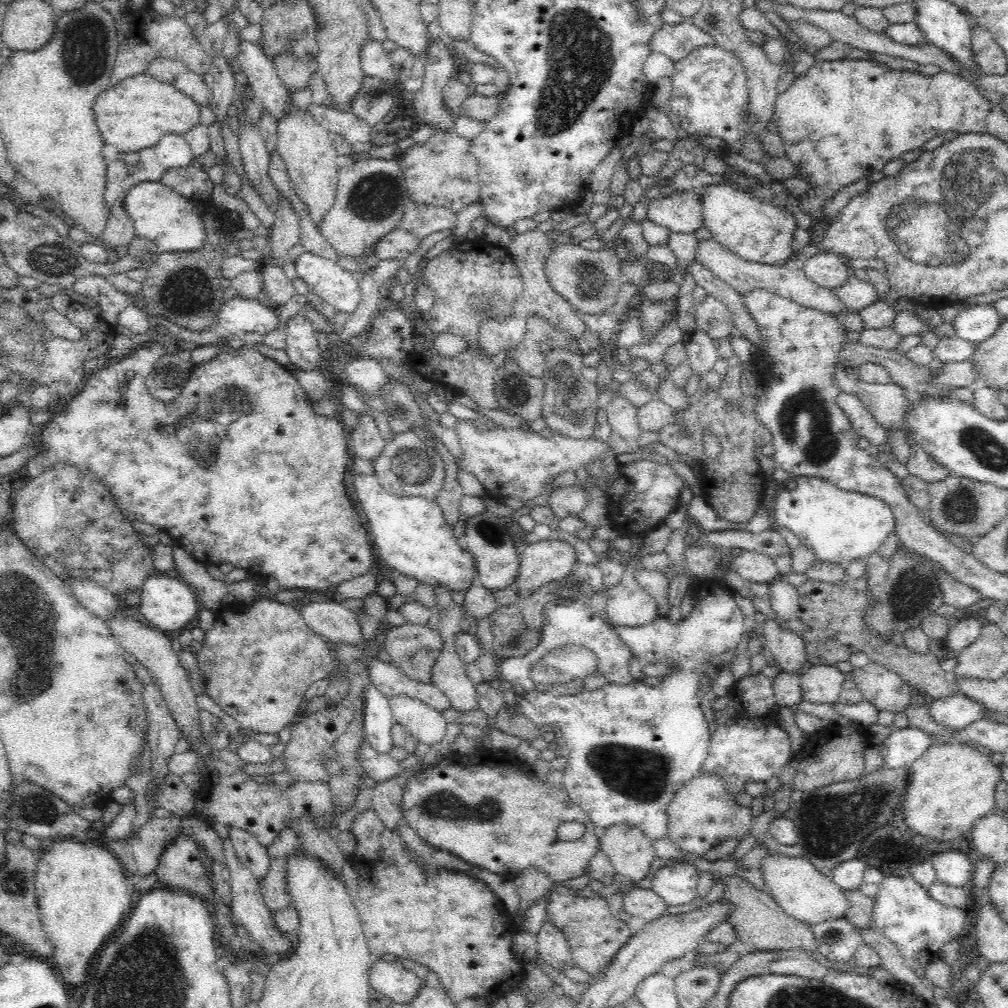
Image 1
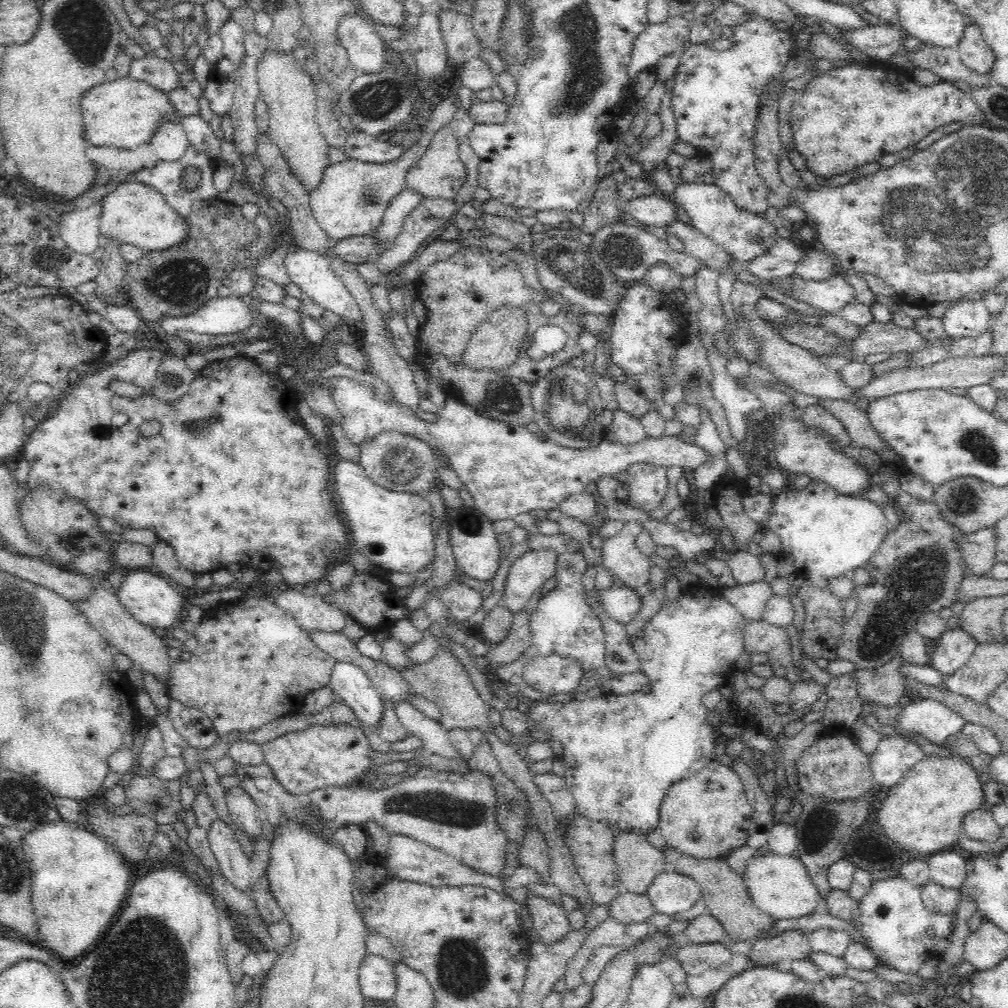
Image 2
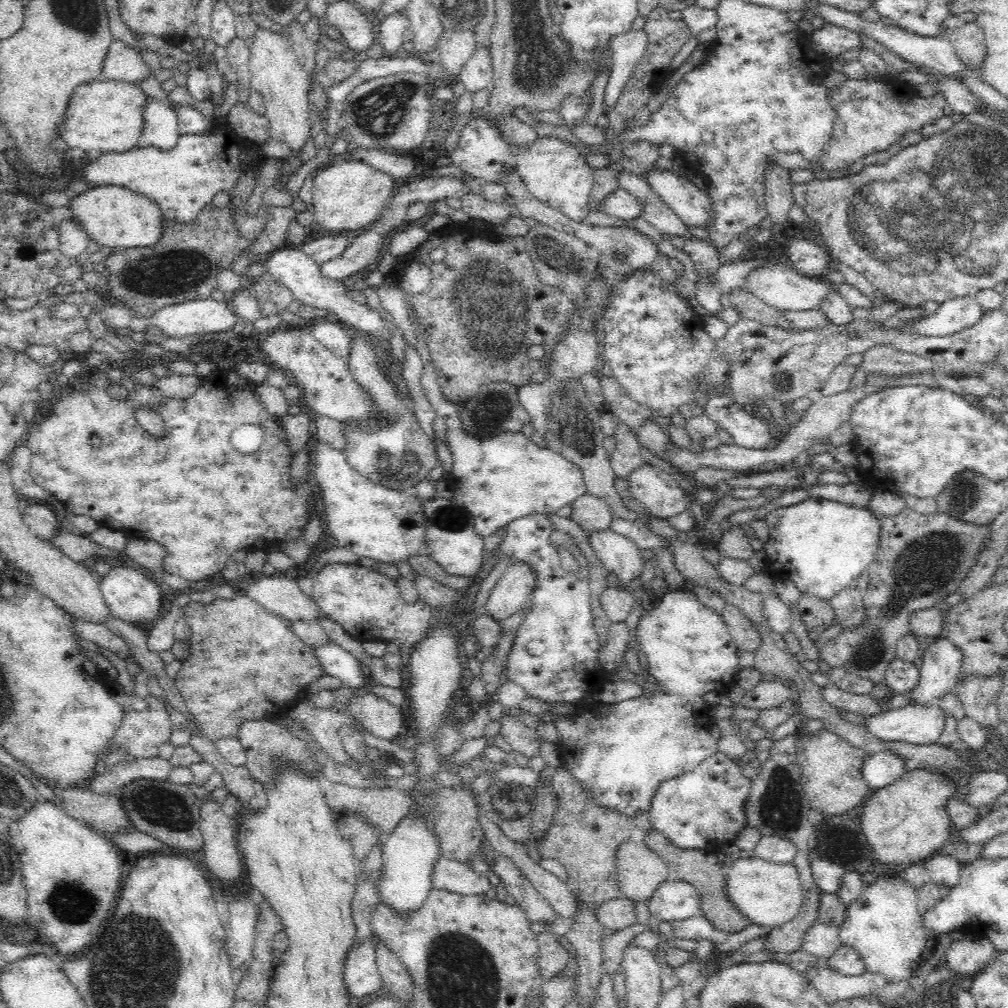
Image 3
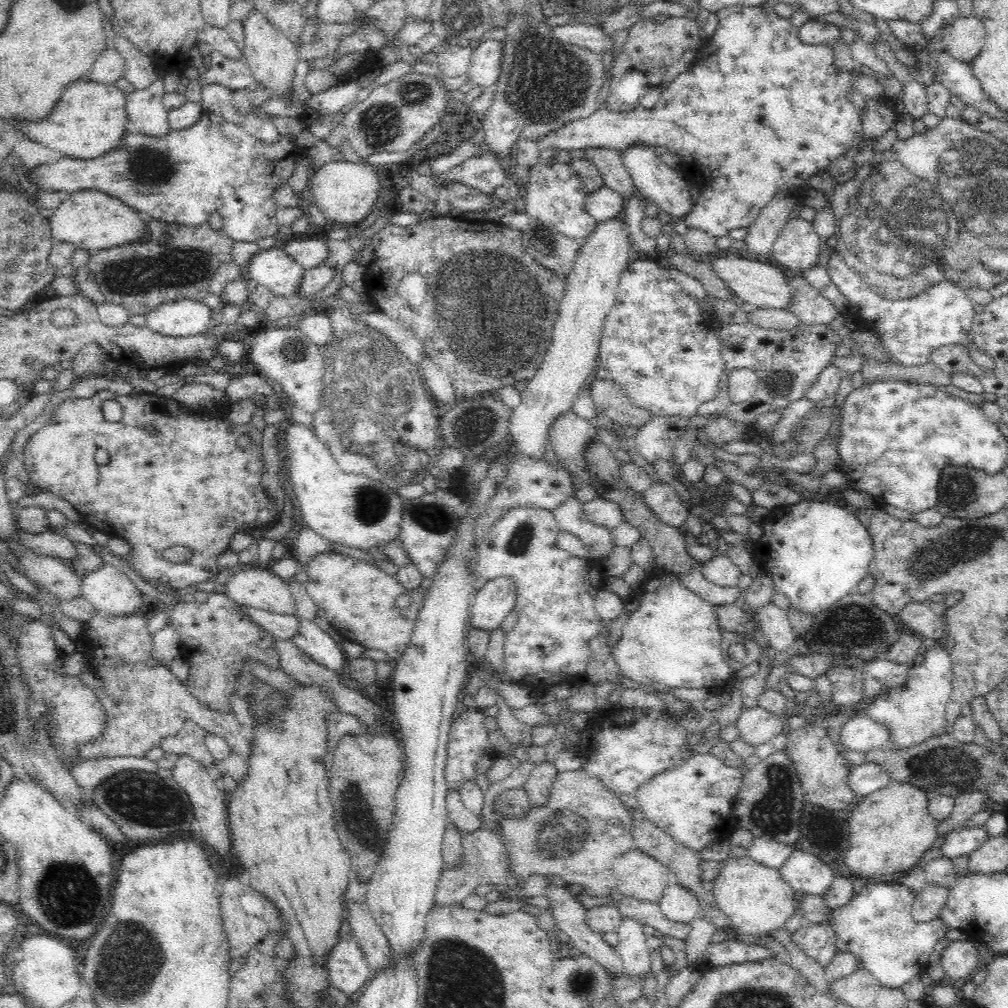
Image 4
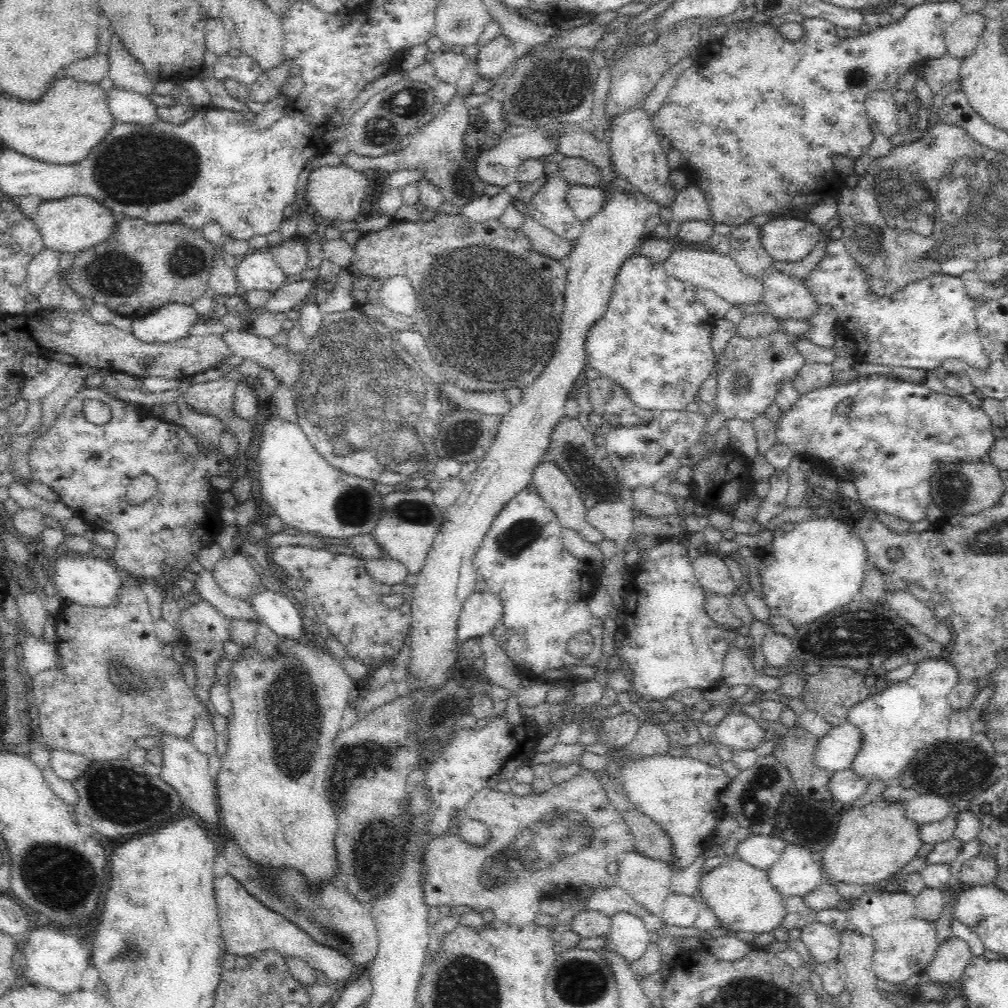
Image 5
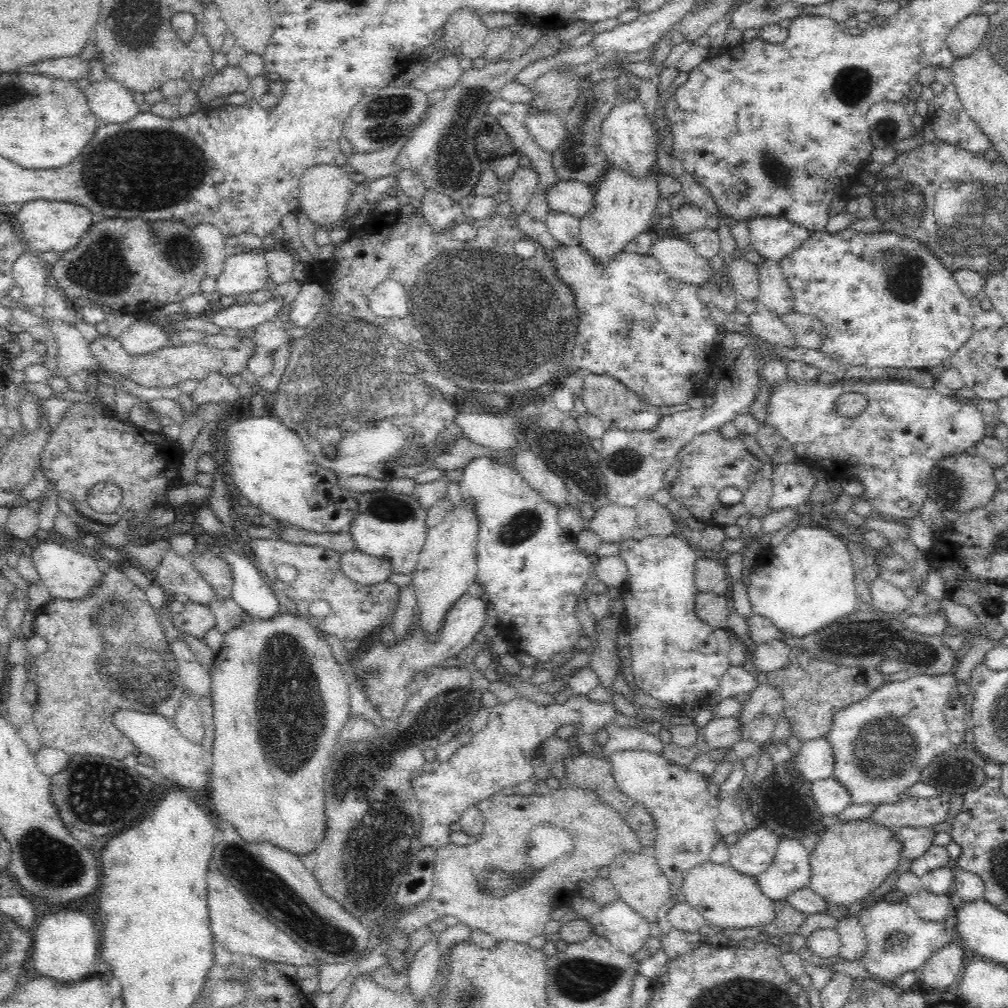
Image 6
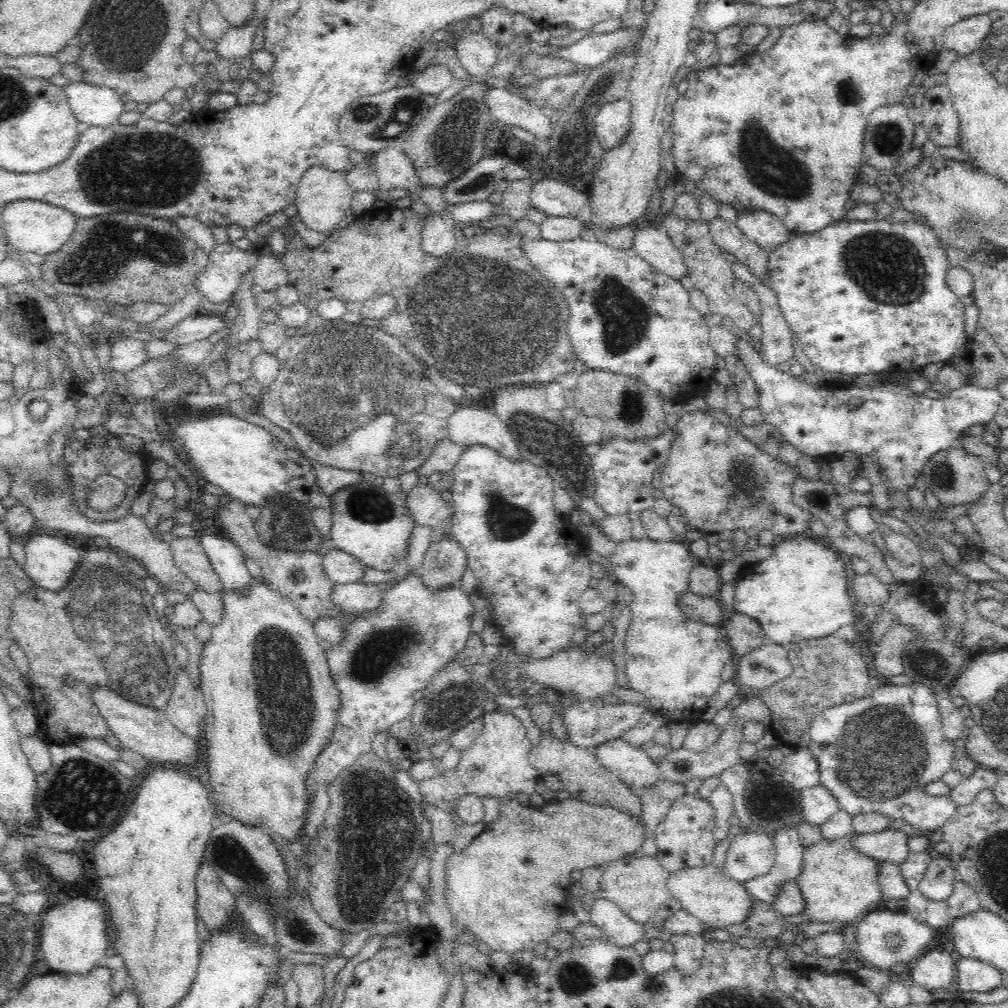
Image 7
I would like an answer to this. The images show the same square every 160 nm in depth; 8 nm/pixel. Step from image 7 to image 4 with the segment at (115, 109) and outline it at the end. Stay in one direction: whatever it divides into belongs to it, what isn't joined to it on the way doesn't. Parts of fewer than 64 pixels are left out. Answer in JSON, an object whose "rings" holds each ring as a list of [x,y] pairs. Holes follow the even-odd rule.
{"rings":[[[161,77],[146,90],[126,93],[127,124],[125,131],[144,133],[148,136],[164,136],[167,131],[170,131],[168,112],[162,102],[164,94]]]}

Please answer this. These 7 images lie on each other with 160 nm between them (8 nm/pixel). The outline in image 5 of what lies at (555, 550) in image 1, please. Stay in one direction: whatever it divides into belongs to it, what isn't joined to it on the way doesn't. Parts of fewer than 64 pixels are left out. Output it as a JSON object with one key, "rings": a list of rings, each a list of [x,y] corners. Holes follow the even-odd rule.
{"rings":[[[488,590],[474,592],[462,606],[457,623],[457,644],[480,638],[496,627],[503,616],[500,598]]]}

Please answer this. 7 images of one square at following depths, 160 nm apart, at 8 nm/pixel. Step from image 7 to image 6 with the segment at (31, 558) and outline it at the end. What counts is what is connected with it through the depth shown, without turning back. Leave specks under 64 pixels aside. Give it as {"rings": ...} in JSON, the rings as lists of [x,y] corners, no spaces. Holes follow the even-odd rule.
{"rings":[[[45,535],[41,537],[31,554],[39,581],[48,588],[51,596],[58,599],[84,599],[99,586],[103,576],[103,572],[98,570],[98,564],[94,562],[94,558],[86,556],[87,554],[83,554],[81,551],[72,550],[66,544],[62,546],[62,544],[45,540]]]}

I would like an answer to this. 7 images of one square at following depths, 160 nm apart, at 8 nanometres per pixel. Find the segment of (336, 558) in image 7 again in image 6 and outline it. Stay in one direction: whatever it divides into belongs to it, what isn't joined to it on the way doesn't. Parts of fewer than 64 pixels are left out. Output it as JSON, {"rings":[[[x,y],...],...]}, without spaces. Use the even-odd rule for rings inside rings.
{"rings":[[[358,550],[340,553],[340,571],[356,584],[374,585],[387,581],[393,573],[391,562],[374,558]]]}

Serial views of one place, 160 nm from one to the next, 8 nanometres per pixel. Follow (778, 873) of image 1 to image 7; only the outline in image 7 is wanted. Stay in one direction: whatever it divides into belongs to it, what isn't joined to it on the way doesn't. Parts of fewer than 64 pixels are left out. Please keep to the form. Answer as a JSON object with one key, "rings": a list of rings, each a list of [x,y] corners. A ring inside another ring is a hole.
{"rings":[[[704,865],[701,867],[686,867],[676,872],[669,872],[666,887],[670,896],[680,902],[681,909],[686,910],[712,929],[724,929],[730,924],[740,924],[752,906],[752,898],[741,882],[736,882],[722,873],[722,867]]]}

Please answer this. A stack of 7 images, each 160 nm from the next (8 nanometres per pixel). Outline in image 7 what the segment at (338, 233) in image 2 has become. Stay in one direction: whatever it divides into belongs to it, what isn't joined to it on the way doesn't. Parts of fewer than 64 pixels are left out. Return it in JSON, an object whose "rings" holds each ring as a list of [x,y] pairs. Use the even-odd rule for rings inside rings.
{"rings":[[[317,165],[312,166],[302,175],[296,186],[296,216],[308,229],[320,234],[330,233],[340,225],[342,216],[351,208],[353,194],[354,190],[346,180],[345,171],[334,172]]]}

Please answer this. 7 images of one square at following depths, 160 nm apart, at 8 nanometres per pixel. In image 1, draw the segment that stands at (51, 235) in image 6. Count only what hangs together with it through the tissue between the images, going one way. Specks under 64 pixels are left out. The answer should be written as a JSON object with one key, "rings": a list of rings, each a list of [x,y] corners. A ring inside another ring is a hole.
{"rings":[[[142,181],[122,196],[124,211],[131,218],[136,238],[148,238],[164,253],[198,250],[205,240],[205,227],[188,197],[182,197],[160,181]]]}

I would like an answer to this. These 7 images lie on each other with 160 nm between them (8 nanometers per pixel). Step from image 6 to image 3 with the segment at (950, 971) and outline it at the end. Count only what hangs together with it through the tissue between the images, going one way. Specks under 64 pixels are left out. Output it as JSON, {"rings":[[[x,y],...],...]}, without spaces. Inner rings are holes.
{"rings":[[[964,937],[951,942],[943,964],[960,978],[977,974],[983,967],[994,962],[1000,953],[986,937]]]}

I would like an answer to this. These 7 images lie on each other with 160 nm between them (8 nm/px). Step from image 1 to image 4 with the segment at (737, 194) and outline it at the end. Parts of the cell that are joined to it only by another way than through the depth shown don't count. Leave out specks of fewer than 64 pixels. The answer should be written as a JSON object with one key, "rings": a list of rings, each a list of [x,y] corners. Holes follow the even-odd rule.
{"rings":[[[636,144],[629,147],[621,153],[623,166],[630,173],[636,189],[646,198],[650,199],[659,210],[664,210],[674,217],[686,217],[691,211],[692,201],[690,201],[690,193],[684,177],[675,172],[674,168],[667,166],[660,160],[660,156],[656,155],[656,148],[644,144]]]}

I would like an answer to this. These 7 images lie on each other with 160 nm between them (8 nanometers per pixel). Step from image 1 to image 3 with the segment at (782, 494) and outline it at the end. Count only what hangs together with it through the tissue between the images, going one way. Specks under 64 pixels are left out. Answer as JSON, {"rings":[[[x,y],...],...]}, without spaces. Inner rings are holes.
{"rings":[[[807,497],[799,503],[780,506],[768,512],[764,520],[768,527],[768,540],[763,544],[767,557],[765,571],[773,577],[791,580],[802,596],[816,596],[828,603],[842,590],[855,586],[858,577],[875,561],[880,520],[872,515],[868,507],[858,508],[832,500]]]}

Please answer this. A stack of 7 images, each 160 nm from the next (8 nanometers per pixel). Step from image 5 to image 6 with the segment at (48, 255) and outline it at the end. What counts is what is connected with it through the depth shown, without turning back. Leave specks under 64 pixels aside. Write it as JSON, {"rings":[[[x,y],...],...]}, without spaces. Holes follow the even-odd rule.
{"rings":[[[27,251],[18,256],[12,264],[12,277],[22,288],[26,308],[39,310],[43,306],[46,284],[51,282],[48,265],[39,254]]]}

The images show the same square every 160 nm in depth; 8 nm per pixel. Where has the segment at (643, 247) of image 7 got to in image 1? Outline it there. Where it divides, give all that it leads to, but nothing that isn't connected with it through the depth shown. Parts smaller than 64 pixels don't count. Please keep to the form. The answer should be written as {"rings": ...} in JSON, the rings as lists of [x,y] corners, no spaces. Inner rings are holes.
{"rings":[[[853,273],[849,275],[846,284],[842,284],[838,288],[830,288],[830,291],[851,311],[858,311],[876,301],[874,285],[870,281],[856,279]]]}

